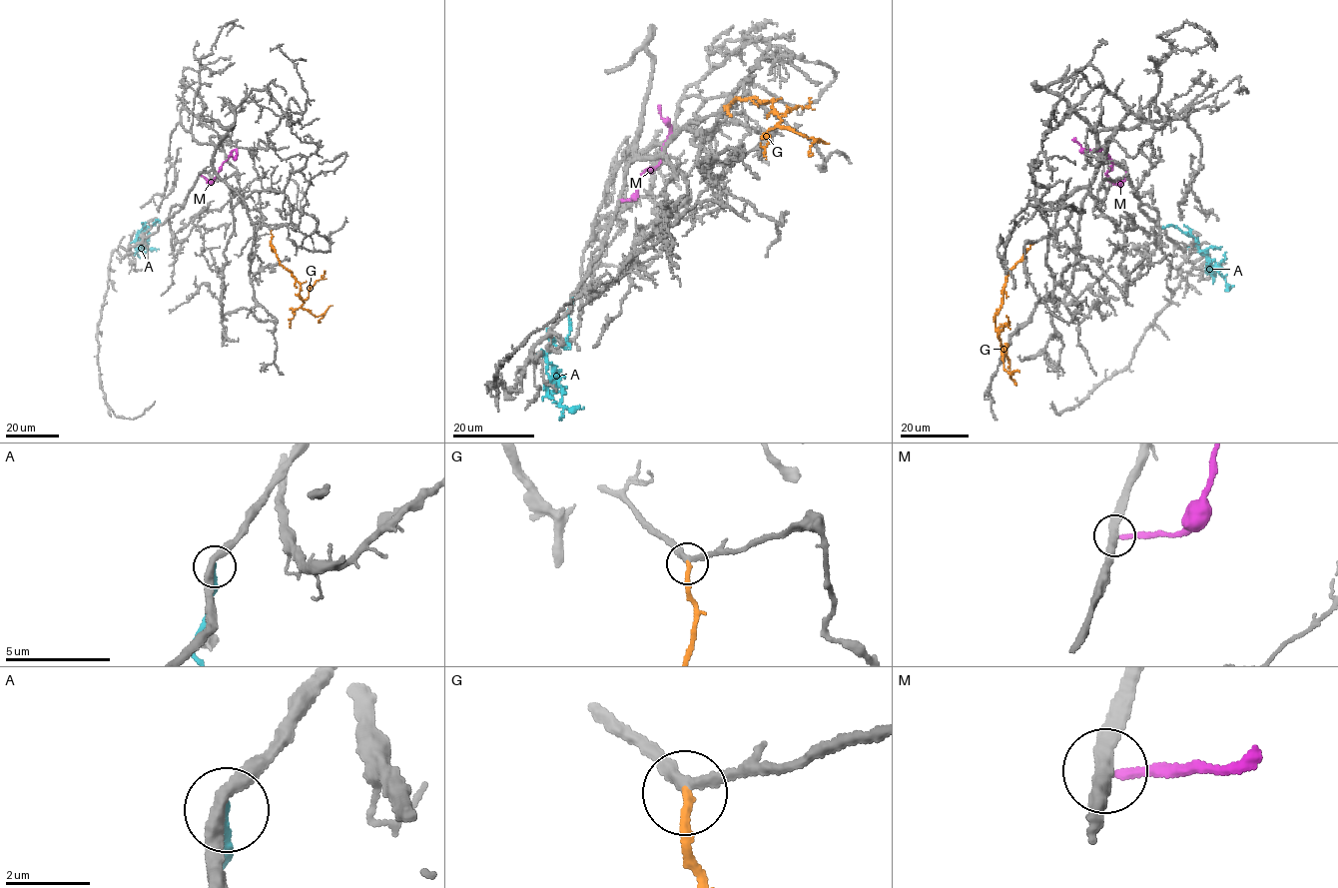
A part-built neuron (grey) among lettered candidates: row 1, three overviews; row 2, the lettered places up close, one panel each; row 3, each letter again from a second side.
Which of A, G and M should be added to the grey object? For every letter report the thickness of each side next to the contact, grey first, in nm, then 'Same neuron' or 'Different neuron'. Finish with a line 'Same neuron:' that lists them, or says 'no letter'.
A: Thickness 360 nm (grey) against 200 nm. Different neuron
G: Thickness 240 nm (grey) against 220 nm. Same neuron
M: Thickness 400 nm (grey) against 200 nm. Different neuron
Same neuron: G

